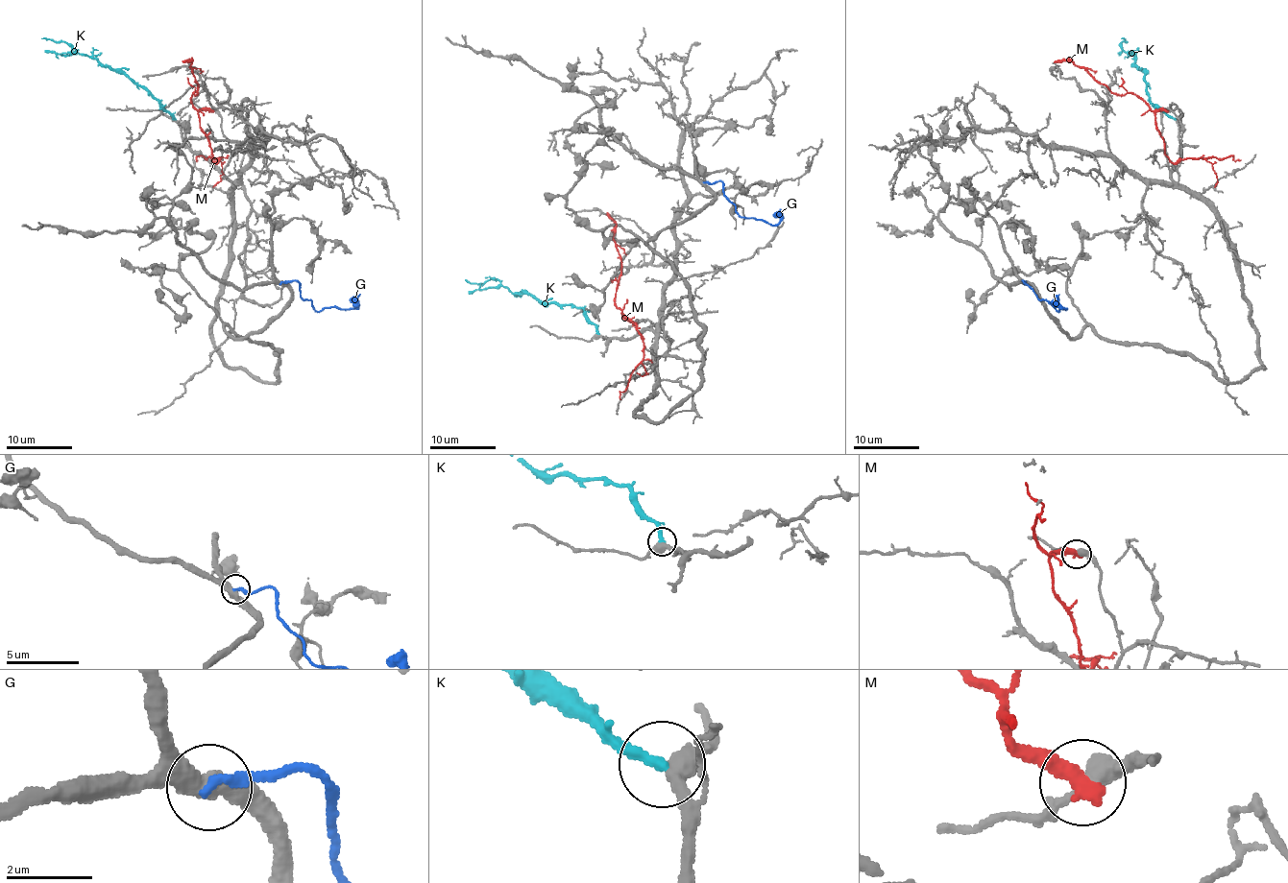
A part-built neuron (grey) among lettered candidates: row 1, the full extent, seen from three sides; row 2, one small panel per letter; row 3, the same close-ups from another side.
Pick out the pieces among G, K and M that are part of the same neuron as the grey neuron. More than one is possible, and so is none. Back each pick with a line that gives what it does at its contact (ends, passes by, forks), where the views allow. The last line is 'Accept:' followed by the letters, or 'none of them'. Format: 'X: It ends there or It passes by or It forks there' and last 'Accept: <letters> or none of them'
K: It ends there
Accept: K

